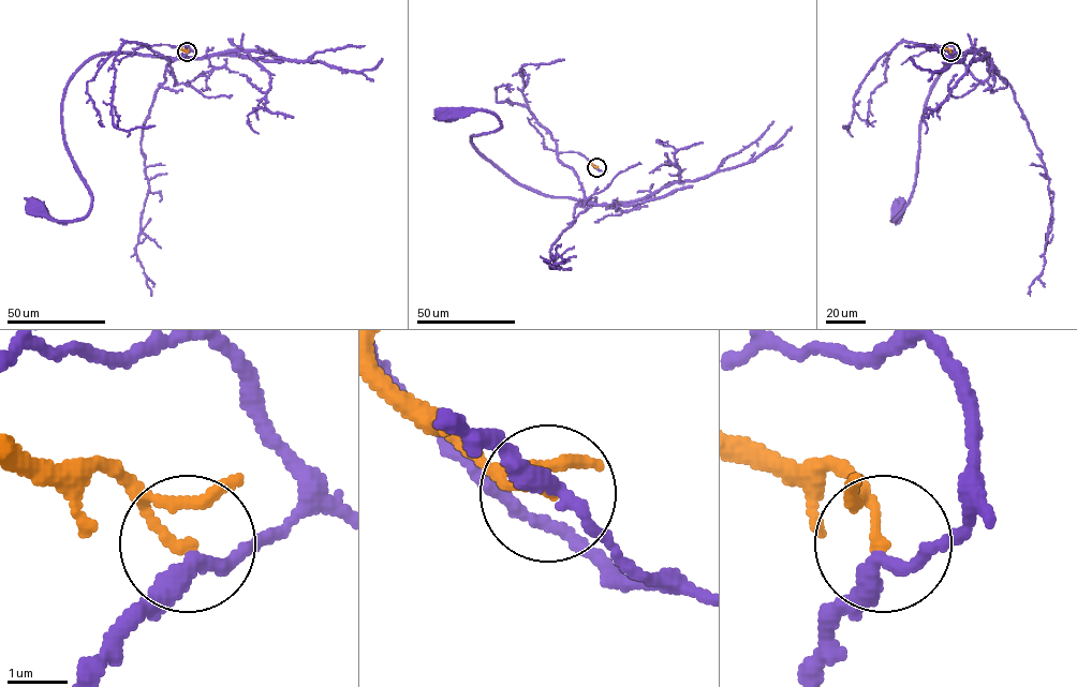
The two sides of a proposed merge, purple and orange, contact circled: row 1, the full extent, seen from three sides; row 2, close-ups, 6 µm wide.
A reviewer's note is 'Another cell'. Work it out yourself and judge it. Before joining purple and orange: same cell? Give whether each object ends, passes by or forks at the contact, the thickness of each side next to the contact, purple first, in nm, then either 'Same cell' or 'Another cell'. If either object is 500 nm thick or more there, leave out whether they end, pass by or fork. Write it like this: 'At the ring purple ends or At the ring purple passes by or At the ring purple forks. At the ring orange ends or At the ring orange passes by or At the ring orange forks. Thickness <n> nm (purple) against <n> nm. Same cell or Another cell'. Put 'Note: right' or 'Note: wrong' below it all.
At the ring purple passes by. At the ring orange ends. Thickness 280 nm (purple) against 180 nm. Another cell
Note: right

